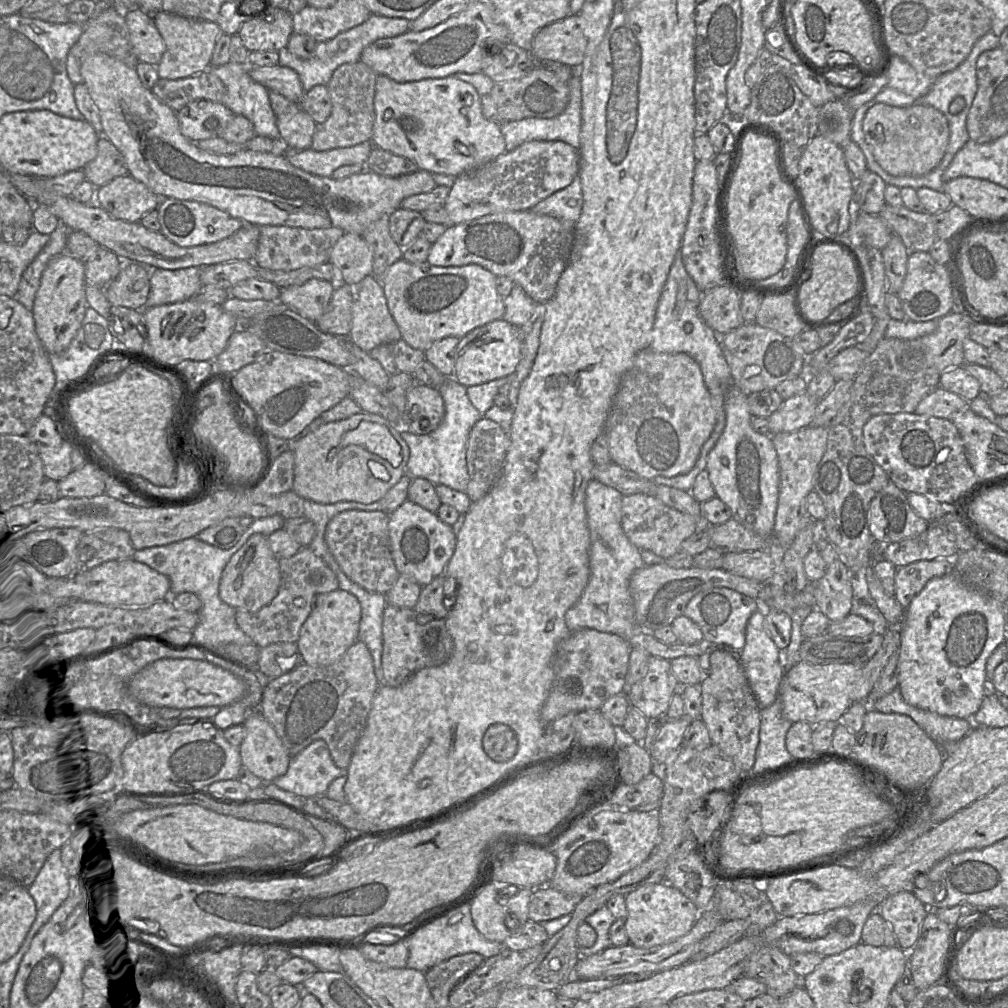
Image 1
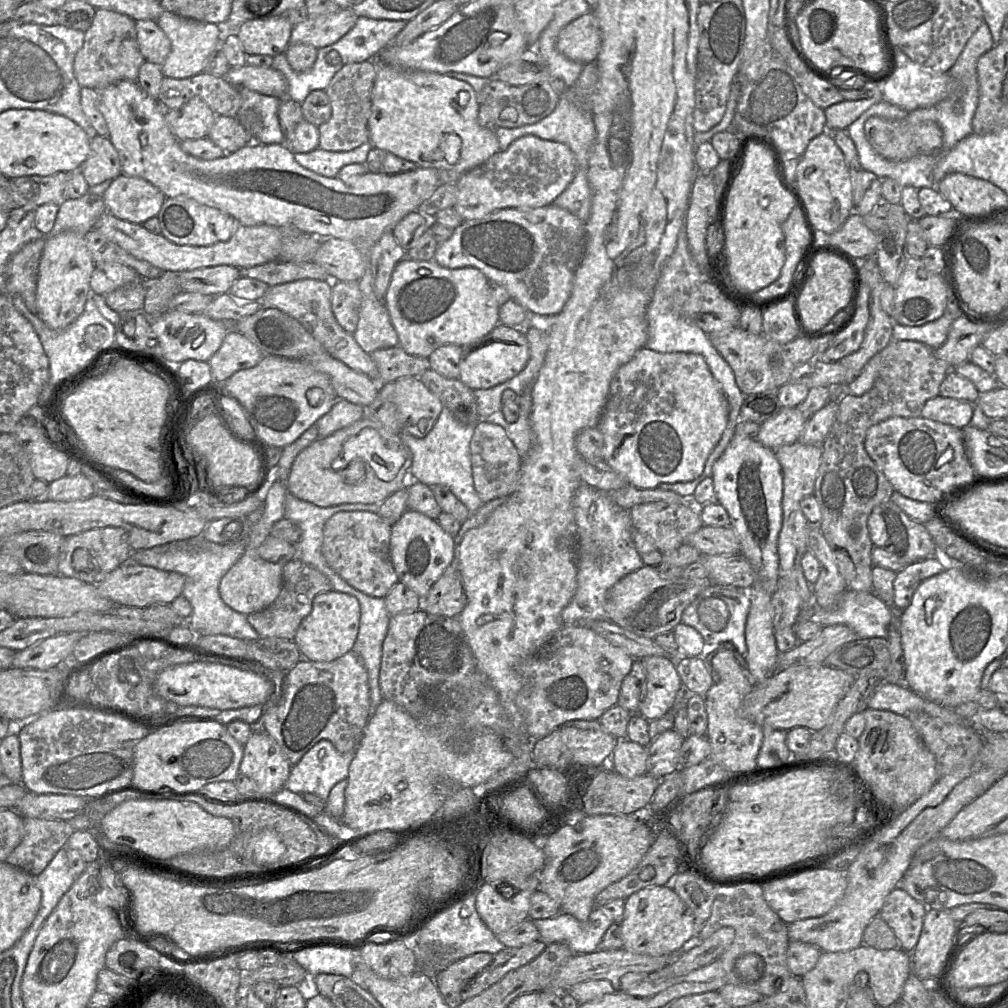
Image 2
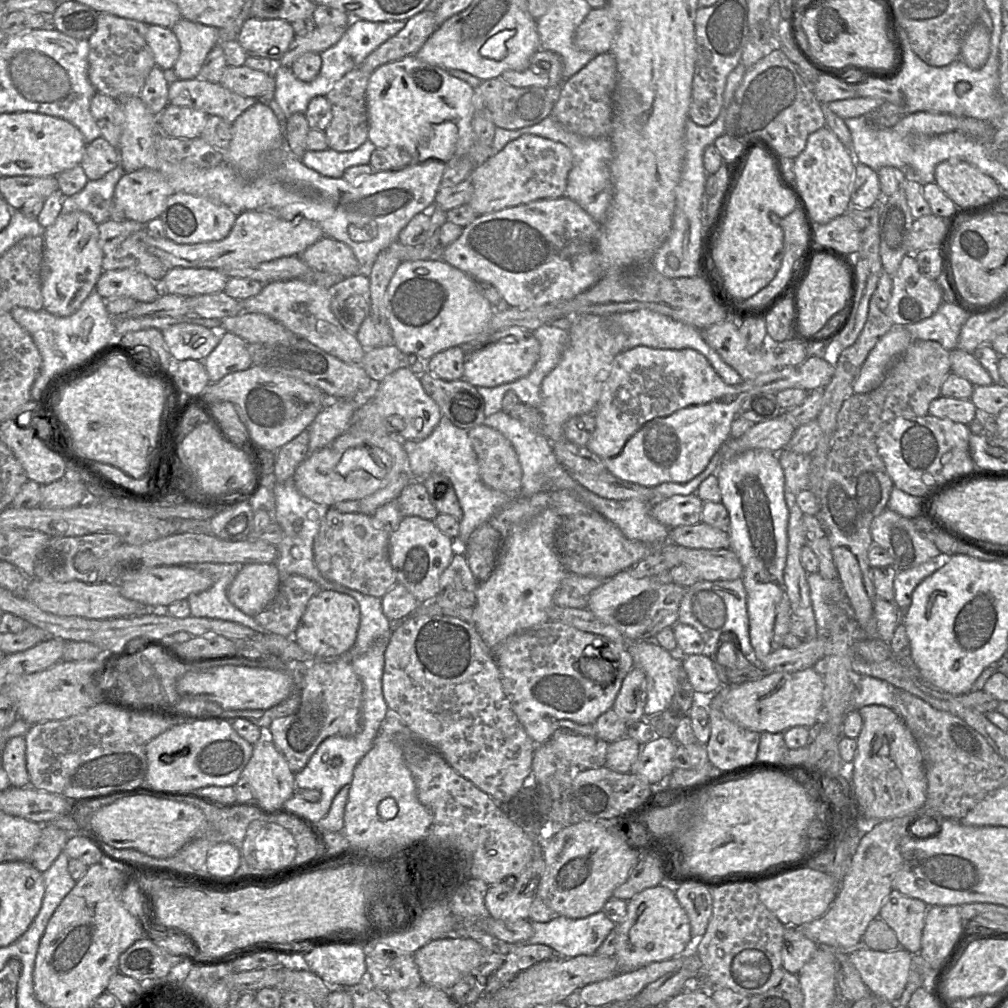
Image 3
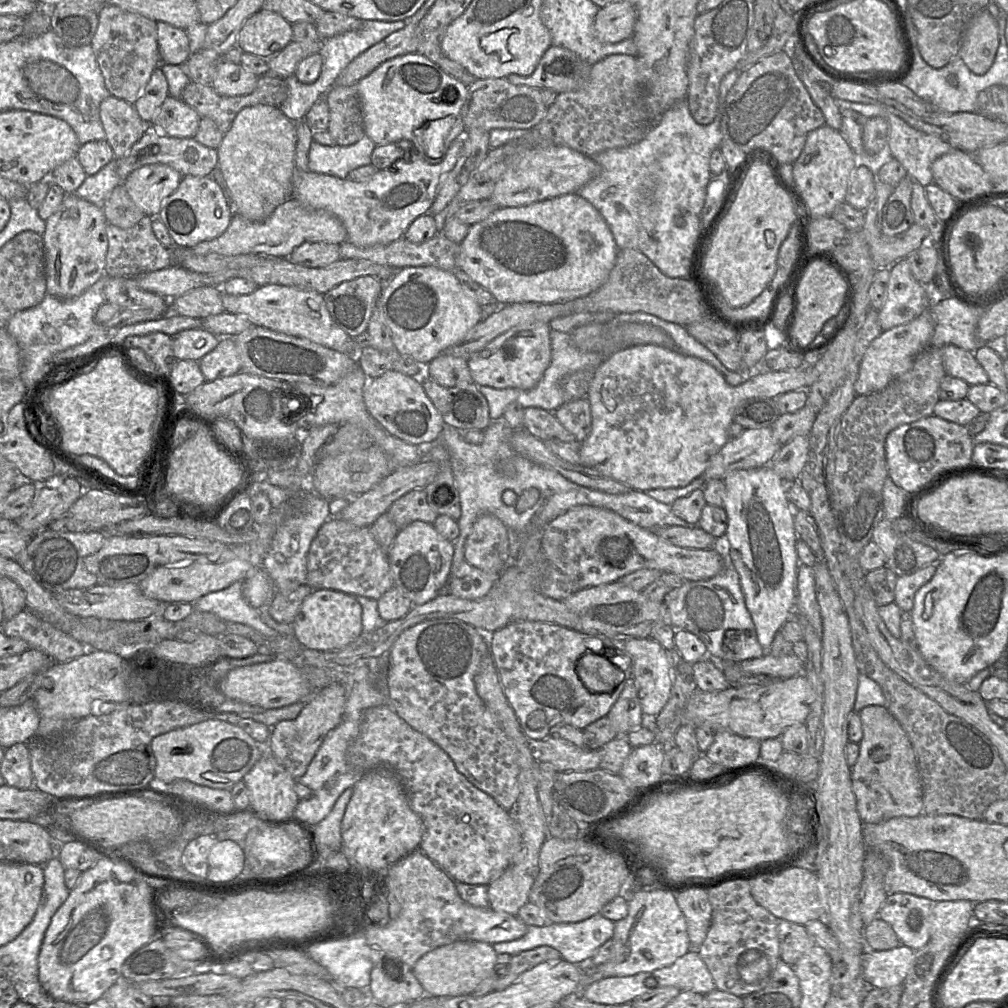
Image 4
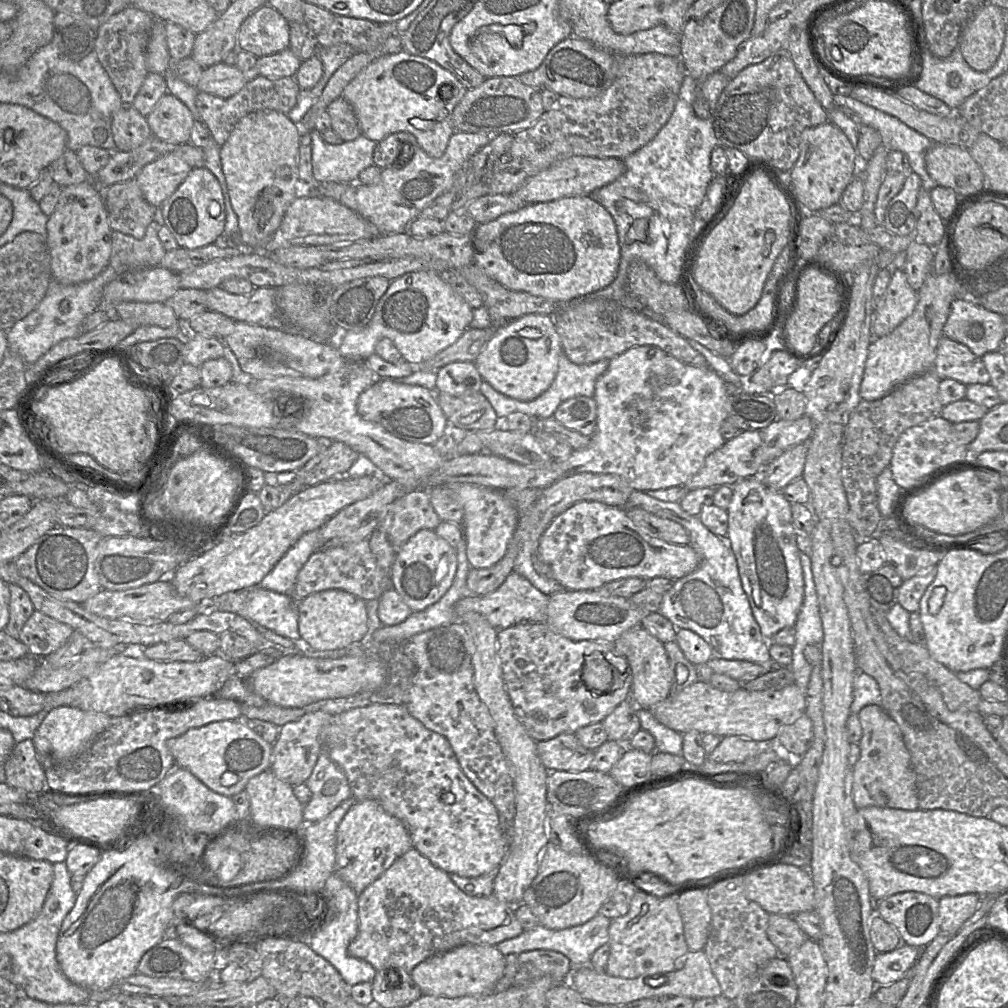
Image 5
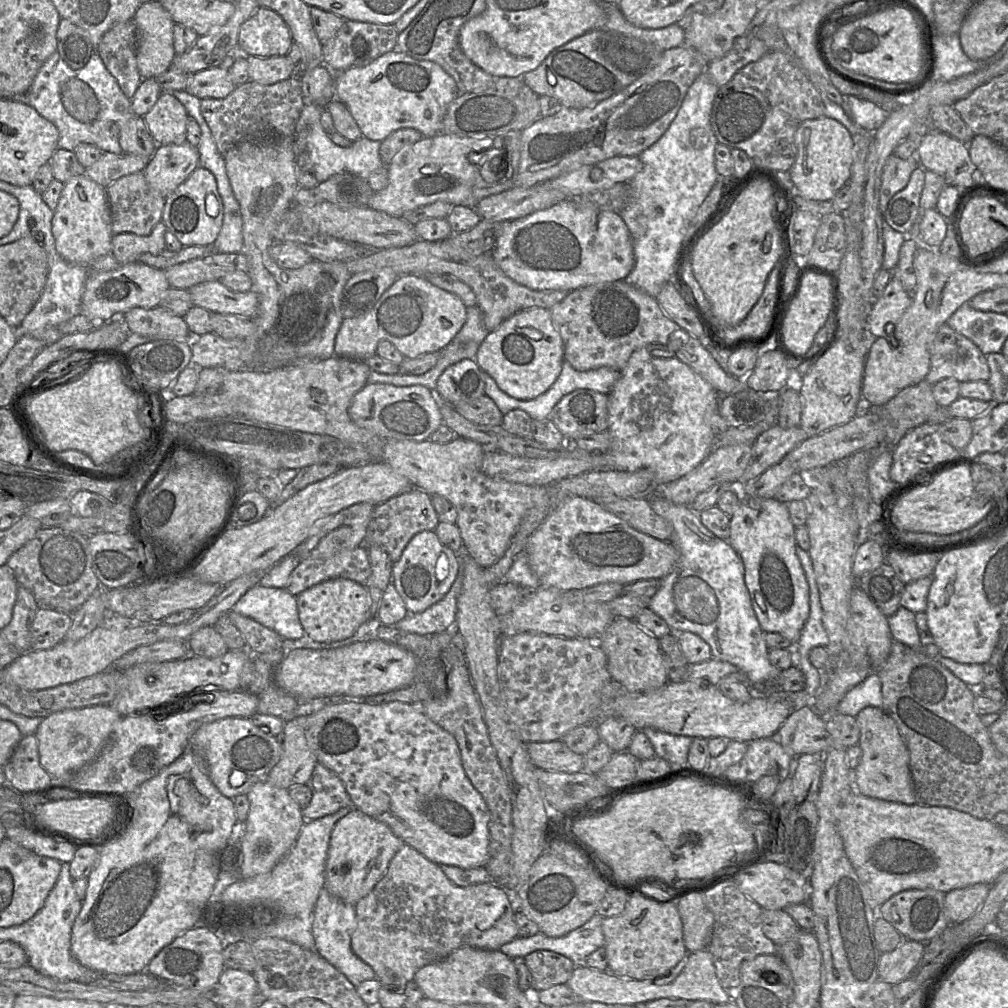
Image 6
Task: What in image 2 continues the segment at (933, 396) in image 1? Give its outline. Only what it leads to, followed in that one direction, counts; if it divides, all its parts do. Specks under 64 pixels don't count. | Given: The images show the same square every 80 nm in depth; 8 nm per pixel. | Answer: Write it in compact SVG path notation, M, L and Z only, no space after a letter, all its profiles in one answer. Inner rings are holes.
M939 394L925 402L921 416L962 429L970 424L975 405L976 402L967 399L944 397Z

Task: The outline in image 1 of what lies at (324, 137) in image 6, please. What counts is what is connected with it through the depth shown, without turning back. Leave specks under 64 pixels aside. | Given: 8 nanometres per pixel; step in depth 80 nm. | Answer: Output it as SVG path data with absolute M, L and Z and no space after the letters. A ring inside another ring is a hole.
M371 141L354 146L315 151L311 148L286 152L290 164L313 175L331 177L333 172L344 165L365 166L370 152L374 148Z

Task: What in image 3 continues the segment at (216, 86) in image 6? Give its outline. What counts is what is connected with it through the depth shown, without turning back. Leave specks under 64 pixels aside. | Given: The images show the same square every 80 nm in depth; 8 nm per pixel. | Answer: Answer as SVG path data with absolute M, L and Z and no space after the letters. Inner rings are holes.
M245 65L227 66L219 83L234 93L256 97L259 102L273 99L276 89L273 73L258 71Z

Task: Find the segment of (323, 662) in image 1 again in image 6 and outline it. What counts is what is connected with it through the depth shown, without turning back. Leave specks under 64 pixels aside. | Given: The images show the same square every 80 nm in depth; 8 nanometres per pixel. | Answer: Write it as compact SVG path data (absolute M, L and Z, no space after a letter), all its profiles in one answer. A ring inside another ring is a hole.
M347 578L317 583L296 596L303 629L316 642L334 642L352 636L370 618L371 598L366 586Z

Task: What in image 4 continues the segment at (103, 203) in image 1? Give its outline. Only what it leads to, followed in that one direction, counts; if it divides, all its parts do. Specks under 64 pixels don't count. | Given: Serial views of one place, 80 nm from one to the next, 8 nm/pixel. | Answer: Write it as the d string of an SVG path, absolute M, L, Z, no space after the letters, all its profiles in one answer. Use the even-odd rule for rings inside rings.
M157 163L133 171L123 181L123 185L145 216L155 218L164 200L178 188L182 178L174 168Z

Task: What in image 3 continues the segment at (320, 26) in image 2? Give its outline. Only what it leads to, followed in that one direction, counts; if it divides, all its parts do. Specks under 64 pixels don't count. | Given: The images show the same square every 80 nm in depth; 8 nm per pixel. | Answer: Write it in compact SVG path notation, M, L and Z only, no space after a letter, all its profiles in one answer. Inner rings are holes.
M315 27L305 36L296 36L277 64L291 67L296 59L305 53L321 53L336 44L347 27Z

